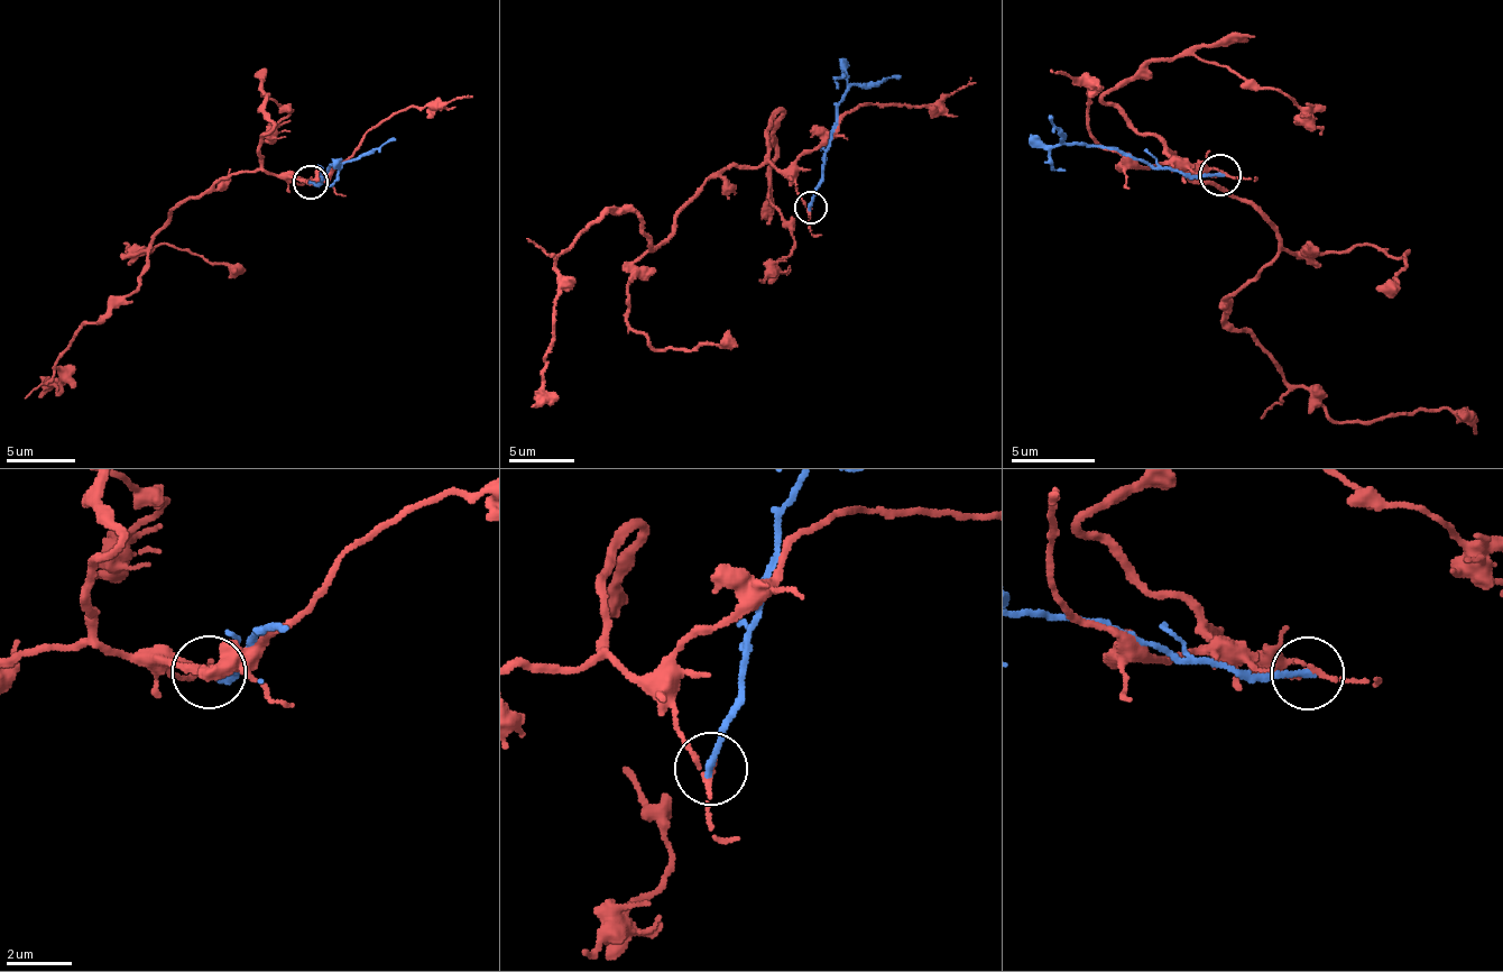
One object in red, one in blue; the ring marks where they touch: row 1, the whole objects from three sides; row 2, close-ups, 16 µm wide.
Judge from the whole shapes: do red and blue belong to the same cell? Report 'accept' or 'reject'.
reject

